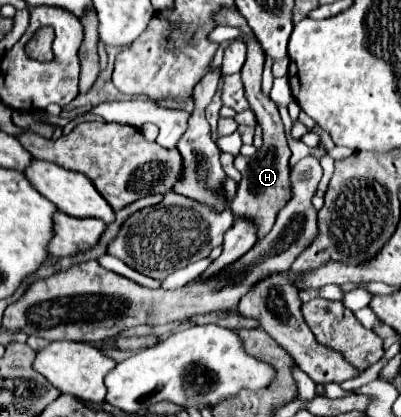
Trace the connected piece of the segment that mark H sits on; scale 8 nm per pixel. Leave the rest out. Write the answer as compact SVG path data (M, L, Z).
M250 106L256 114L258 124L264 130L264 146L254 154L252 160L234 160L236 170L242 174L242 182L238 186L238 192L234 196L234 200L230 202L230 210L234 212L234 216L248 216L252 220L258 222L258 238L266 236L268 230L272 228L276 214L280 212L280 208L284 208L284 204L288 202L290 194L288 194L288 176L290 176L290 168L288 168L288 160L292 156L288 140L286 140L286 132L284 132L284 124L280 120L278 108L276 106Z

